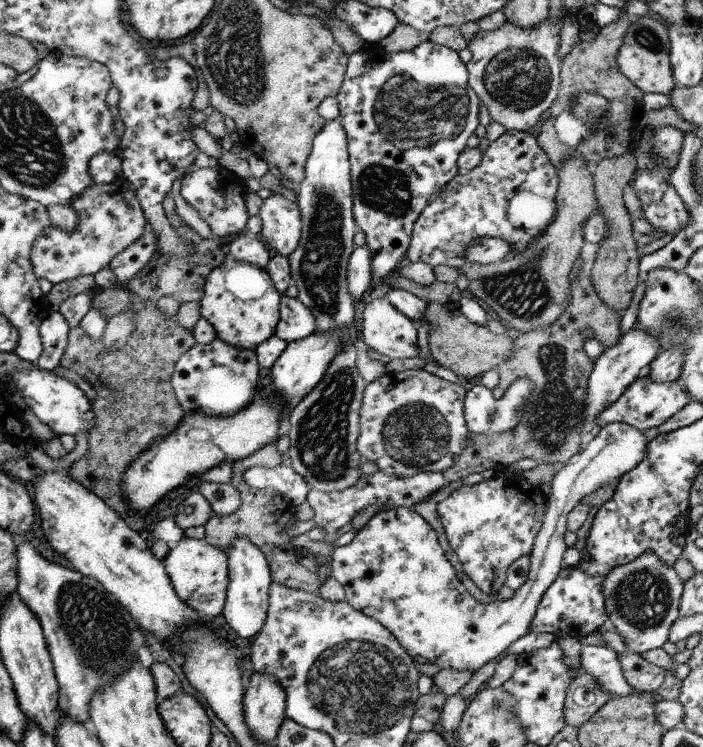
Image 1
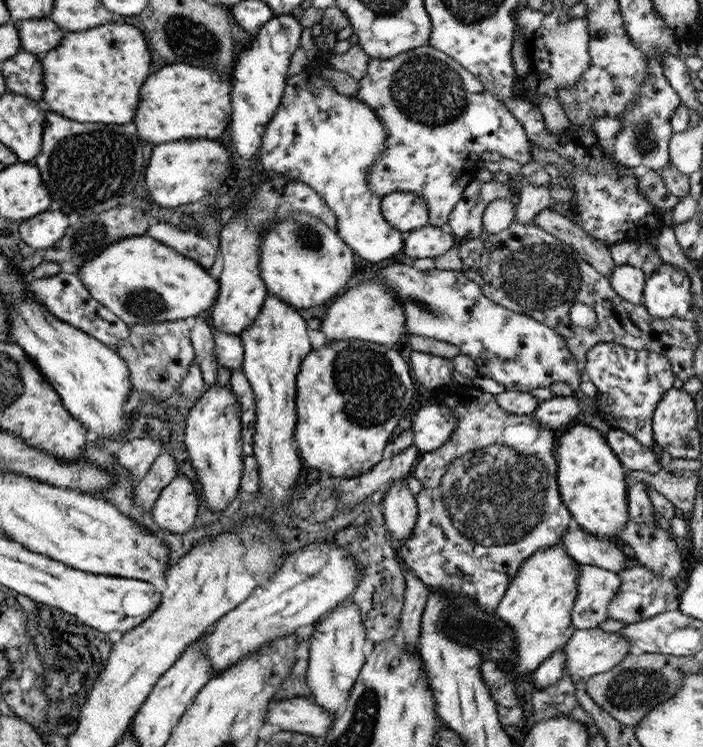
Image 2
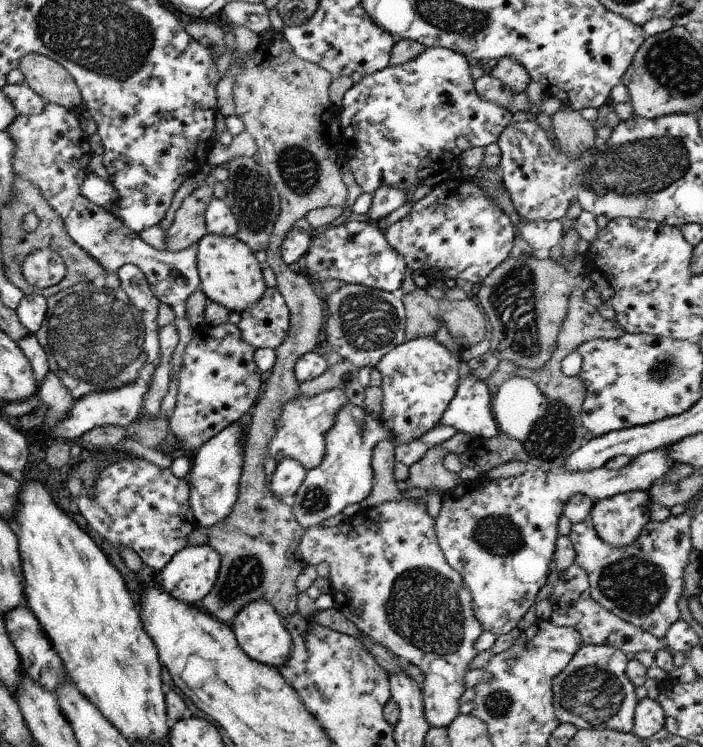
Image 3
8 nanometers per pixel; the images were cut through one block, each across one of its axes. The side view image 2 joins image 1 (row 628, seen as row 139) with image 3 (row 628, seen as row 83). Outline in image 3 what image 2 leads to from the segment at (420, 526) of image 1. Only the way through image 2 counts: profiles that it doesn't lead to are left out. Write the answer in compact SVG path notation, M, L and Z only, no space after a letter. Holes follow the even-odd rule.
M392 500L392 502L386 502L386 504L380 504L376 508L360 509L359 512L353 517L346 518L337 526L324 527L322 525L316 525L308 527L304 531L304 536L300 540L300 546L298 546L298 555L308 560L309 562L316 562L320 560L326 560L328 562L329 580L331 581L331 590L329 594L332 596L333 602L336 602L336 608L351 620L361 632L364 632L368 637L373 638L378 644L382 644L384 648L388 648L398 658L404 660L404 662L418 665L418 668L422 670L425 680L423 681L421 692L424 702L424 716L426 716L426 722L430 724L432 728L447 727L459 714L460 698L466 691L464 687L464 677L468 671L470 671L470 663L479 654L478 650L474 648L476 640L482 634L482 626L478 622L478 618L474 616L474 604L472 604L472 594L464 579L460 576L459 572L456 572L447 562L442 552L440 545L438 544L437 536L435 533L435 521L428 515L428 511L425 506L418 504L418 502L412 502L413 500Z

